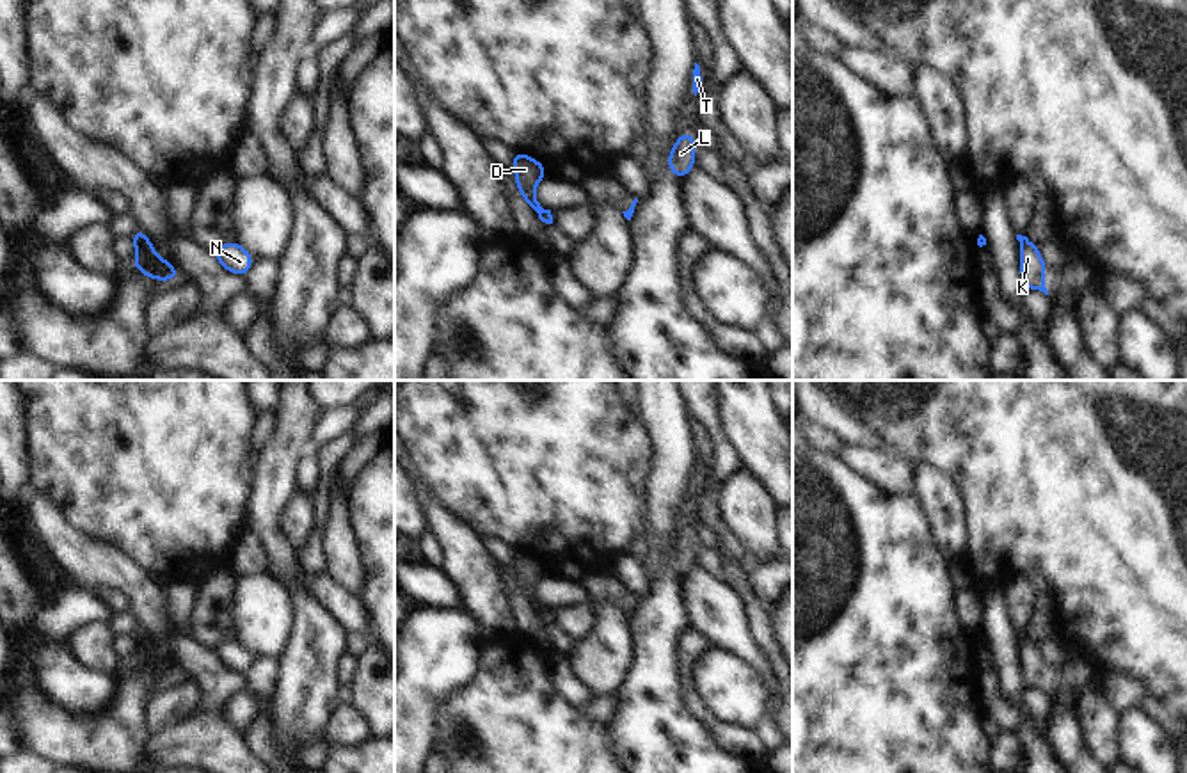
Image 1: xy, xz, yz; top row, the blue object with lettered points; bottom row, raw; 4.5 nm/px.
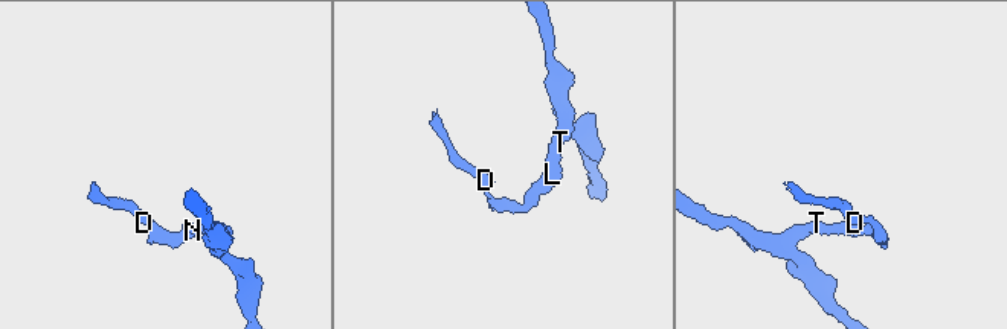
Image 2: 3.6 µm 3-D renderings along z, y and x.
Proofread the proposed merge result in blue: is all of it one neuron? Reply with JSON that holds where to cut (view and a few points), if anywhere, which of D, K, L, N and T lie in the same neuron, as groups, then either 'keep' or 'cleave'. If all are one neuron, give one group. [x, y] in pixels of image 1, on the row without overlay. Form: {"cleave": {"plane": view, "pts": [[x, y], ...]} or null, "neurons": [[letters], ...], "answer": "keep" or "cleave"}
{"cleave": {"plane": "xy", "pts": [[146, 637], [139, 645]]}, "neurons": [["D"], ["K", "L", "N", "T"]], "answer": "cleave"}

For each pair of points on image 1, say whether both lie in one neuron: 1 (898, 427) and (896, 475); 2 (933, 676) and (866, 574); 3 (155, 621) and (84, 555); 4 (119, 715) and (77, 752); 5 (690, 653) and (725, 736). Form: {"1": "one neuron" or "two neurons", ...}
{"1": "two neurons", "2": "one neuron", "3": "one neuron", "4": "one neuron", "5": "one neuron"}

